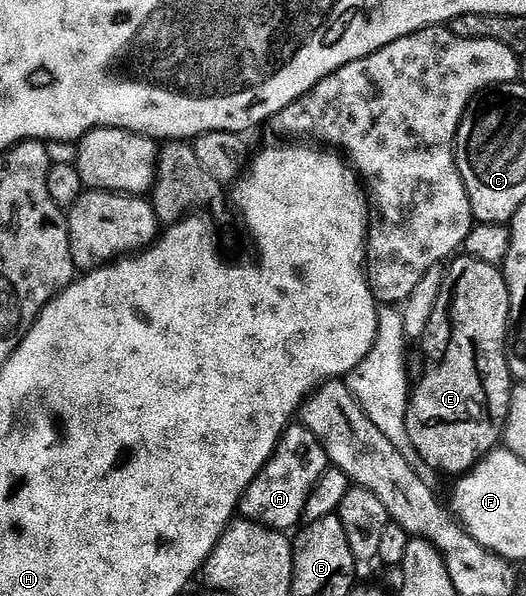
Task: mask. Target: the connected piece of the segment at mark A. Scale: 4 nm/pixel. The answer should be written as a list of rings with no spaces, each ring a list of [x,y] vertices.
[[[286,426],[260,476],[242,494],[240,517],[282,532],[292,531],[292,526],[300,527],[305,516],[307,500],[323,472],[330,469],[330,466],[323,444],[306,426]]]

